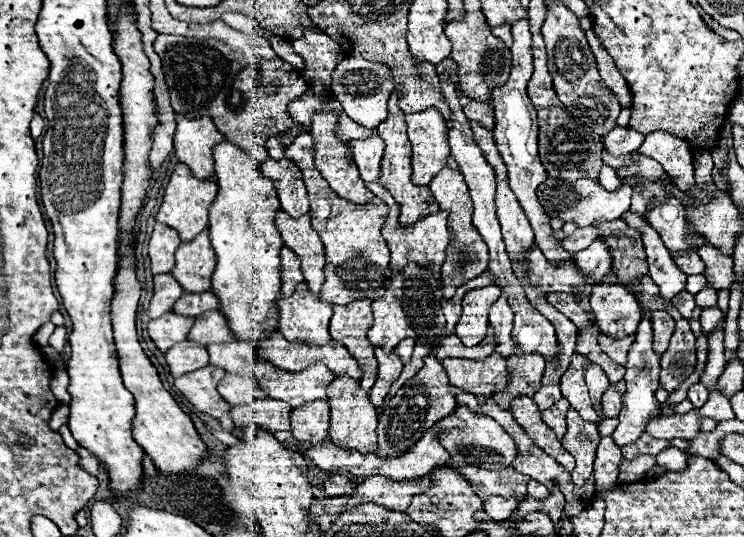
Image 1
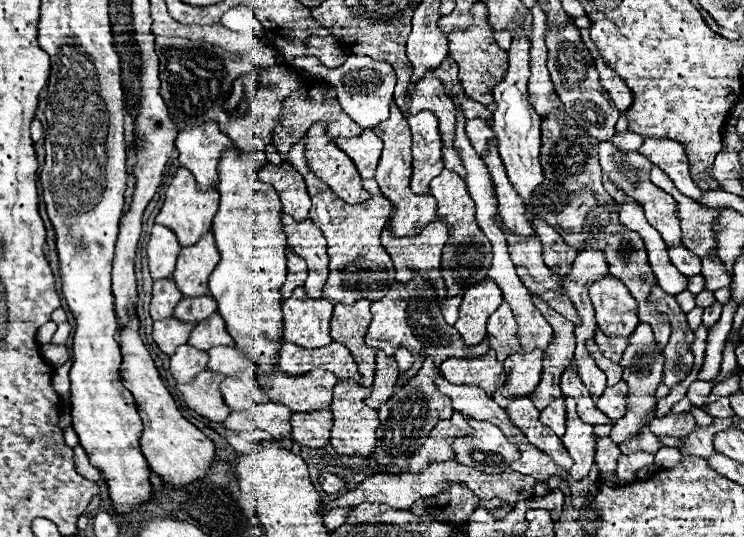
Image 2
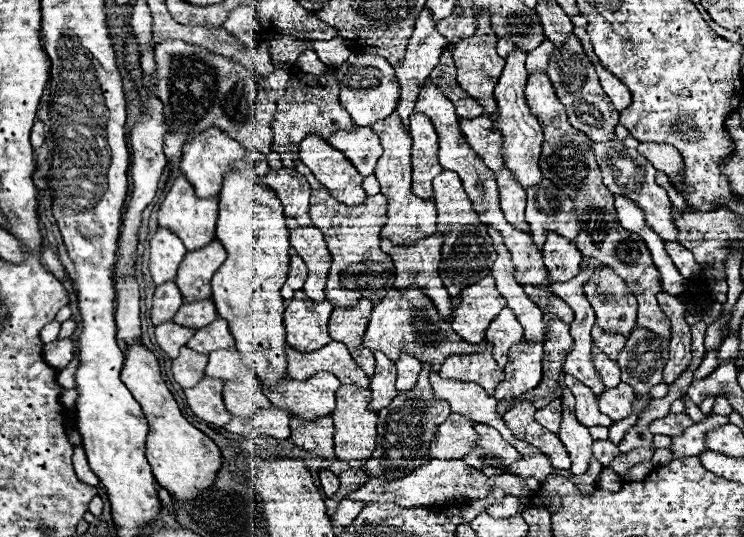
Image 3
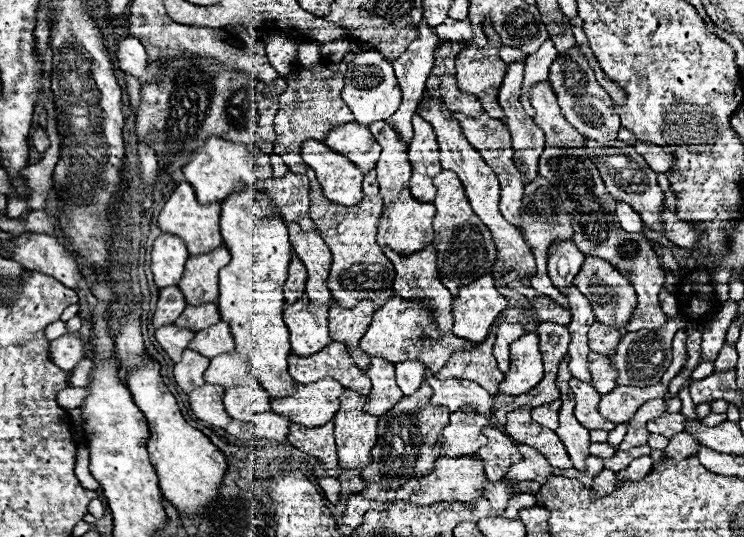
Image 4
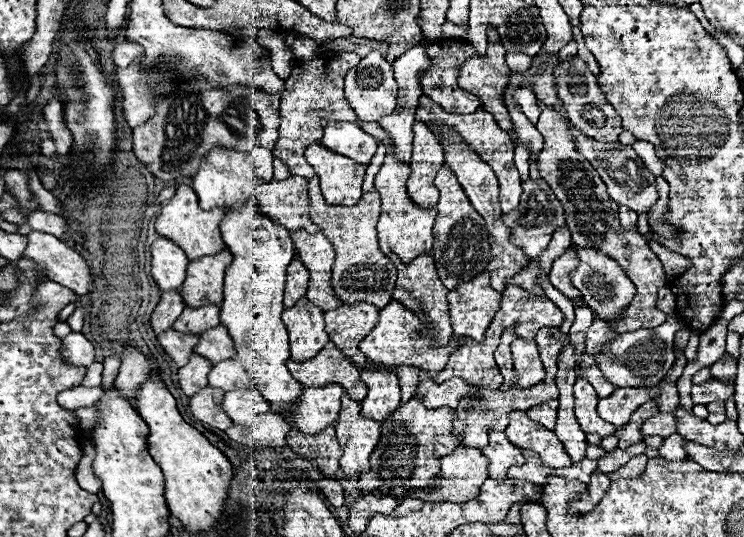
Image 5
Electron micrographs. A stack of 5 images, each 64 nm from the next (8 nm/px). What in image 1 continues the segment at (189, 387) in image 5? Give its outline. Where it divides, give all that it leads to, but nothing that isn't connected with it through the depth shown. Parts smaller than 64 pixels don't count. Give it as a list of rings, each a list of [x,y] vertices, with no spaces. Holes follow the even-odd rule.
[[[184,340],[166,352],[166,362],[168,362],[170,374],[174,378],[180,378],[182,374],[204,368],[208,364],[208,352],[206,348],[196,346],[196,342]]]

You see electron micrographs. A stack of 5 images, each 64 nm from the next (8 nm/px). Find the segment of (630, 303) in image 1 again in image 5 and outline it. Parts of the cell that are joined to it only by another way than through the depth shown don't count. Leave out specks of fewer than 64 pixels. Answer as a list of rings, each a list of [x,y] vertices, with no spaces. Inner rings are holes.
[[[576,248],[576,256],[578,256],[578,266],[576,266],[576,270],[572,270],[570,280],[582,292],[586,304],[602,320],[616,320],[616,318],[620,318],[620,314],[628,308],[630,300],[636,294],[634,284],[626,276],[626,272],[618,266],[616,260],[612,260],[606,254],[598,254],[598,250],[592,250],[592,248]]]

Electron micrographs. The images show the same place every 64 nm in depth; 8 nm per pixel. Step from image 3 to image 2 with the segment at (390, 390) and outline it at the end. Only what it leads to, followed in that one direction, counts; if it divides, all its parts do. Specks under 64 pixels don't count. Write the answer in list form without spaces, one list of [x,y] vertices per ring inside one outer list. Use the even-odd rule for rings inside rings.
[[[376,350],[376,378],[372,386],[372,394],[366,404],[378,410],[384,402],[394,396],[394,386],[398,380],[398,366],[392,356],[386,356],[382,350]]]

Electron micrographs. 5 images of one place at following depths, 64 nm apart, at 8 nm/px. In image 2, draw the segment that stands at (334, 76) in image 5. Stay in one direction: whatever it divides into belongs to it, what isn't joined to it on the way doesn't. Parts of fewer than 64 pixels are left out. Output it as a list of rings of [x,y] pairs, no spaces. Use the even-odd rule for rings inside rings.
[[[300,74],[300,88],[296,92],[292,92],[284,102],[282,102],[282,118],[280,118],[280,126],[274,128],[272,132],[272,144],[276,146],[276,150],[280,154],[288,154],[290,148],[294,144],[298,144],[300,138],[304,138],[304,134],[308,132],[310,126],[314,126],[316,122],[324,122],[326,124],[326,134],[330,138],[340,138],[340,136],[358,136],[362,132],[362,128],[350,120],[350,116],[338,106],[336,100],[336,90],[330,82],[310,76],[310,74]]]

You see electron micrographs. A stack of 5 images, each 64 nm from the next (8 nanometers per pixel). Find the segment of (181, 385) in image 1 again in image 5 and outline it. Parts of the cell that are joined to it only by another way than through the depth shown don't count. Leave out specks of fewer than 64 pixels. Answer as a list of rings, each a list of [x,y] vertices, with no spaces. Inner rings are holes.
[[[208,386],[190,398],[190,410],[198,420],[208,422],[214,428],[226,430],[228,426],[232,426],[232,420],[226,416],[222,400],[224,400],[224,390],[214,390]]]

